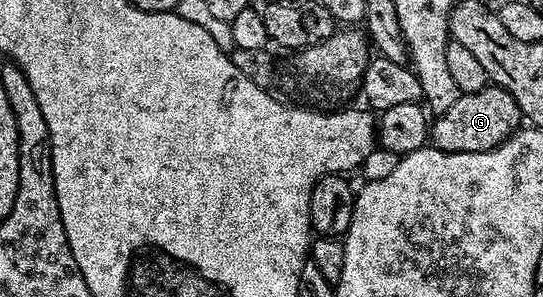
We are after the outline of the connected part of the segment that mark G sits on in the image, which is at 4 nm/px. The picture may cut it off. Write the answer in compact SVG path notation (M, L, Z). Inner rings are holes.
M487 85L476 93L459 94L456 105L433 120L429 128L429 142L448 153L490 151L519 130L522 122L522 110L516 105L512 93L503 87Z

